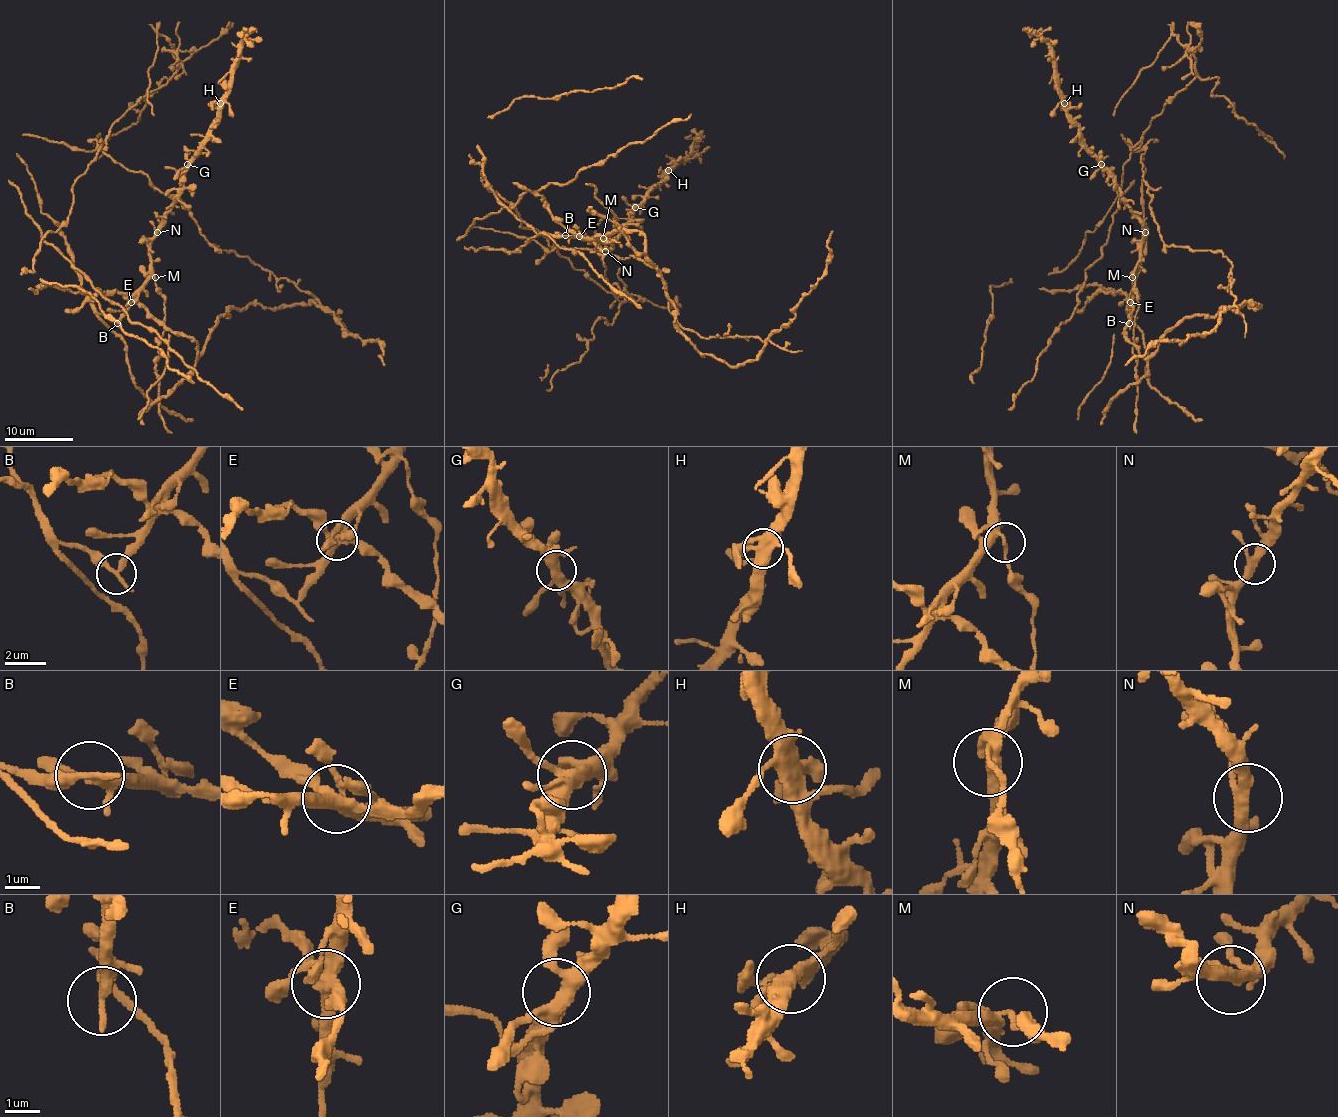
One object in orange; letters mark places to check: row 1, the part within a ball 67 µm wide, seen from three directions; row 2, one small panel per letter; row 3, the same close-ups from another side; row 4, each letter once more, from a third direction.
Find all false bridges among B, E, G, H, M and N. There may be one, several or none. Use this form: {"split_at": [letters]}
{"split_at": ["B", "E", "M"]}

